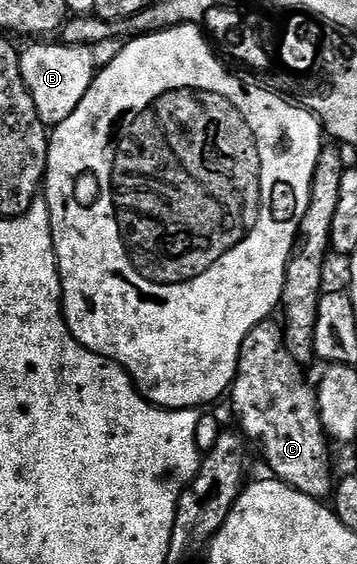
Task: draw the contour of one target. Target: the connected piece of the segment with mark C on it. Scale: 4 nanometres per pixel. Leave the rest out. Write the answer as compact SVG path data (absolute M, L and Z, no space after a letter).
M269 320L258 324L242 340L242 348L238 356L238 368L230 387L230 399L232 398L232 410L240 417L239 429L245 439L260 441L260 450L268 461L268 466L277 474L279 481L286 486L292 486L298 492L302 492L311 498L327 499L334 490L334 477L332 478L332 466L328 463L328 446L330 439L324 432L324 425L320 419L320 413L316 407L316 392L310 385L304 386L304 374L301 363L290 356L290 352L284 343L284 332L281 323Z

